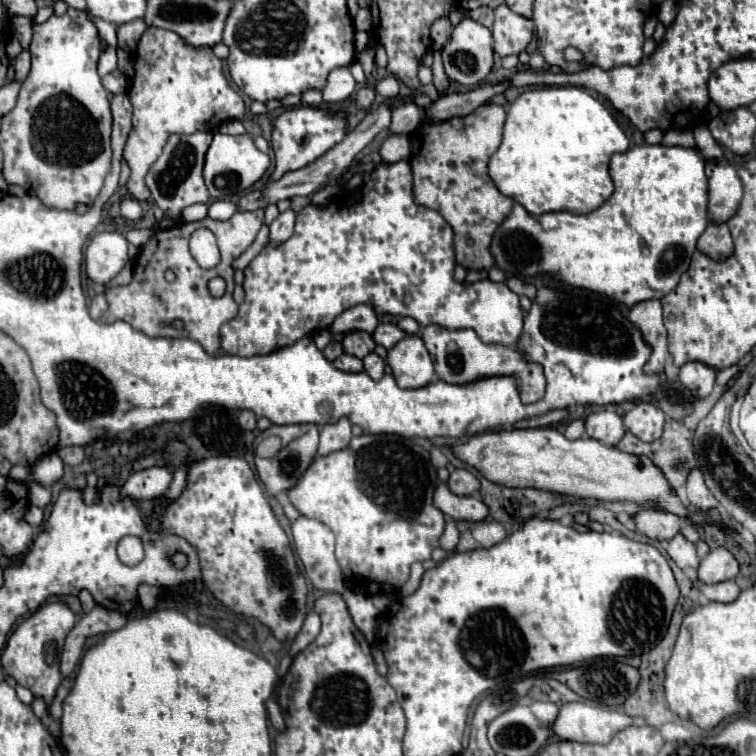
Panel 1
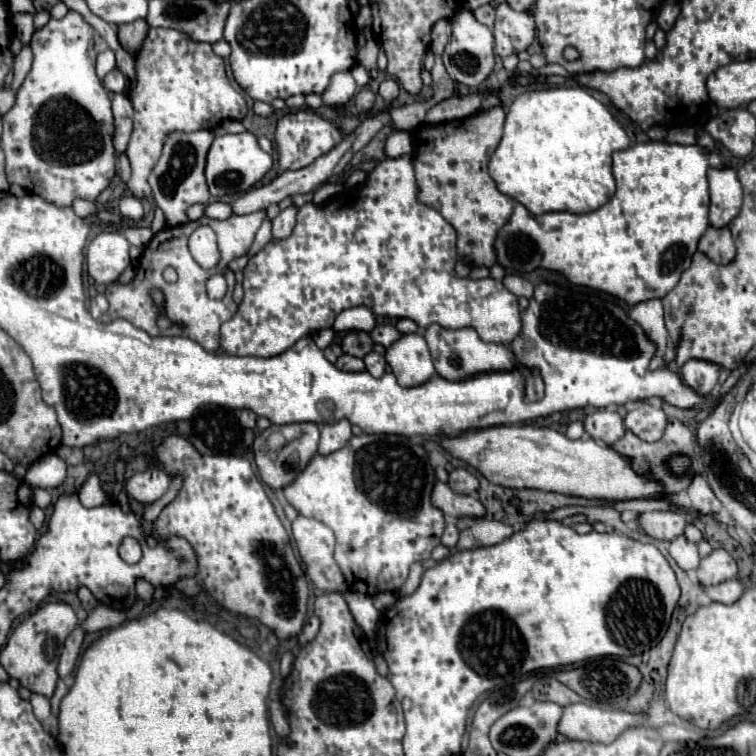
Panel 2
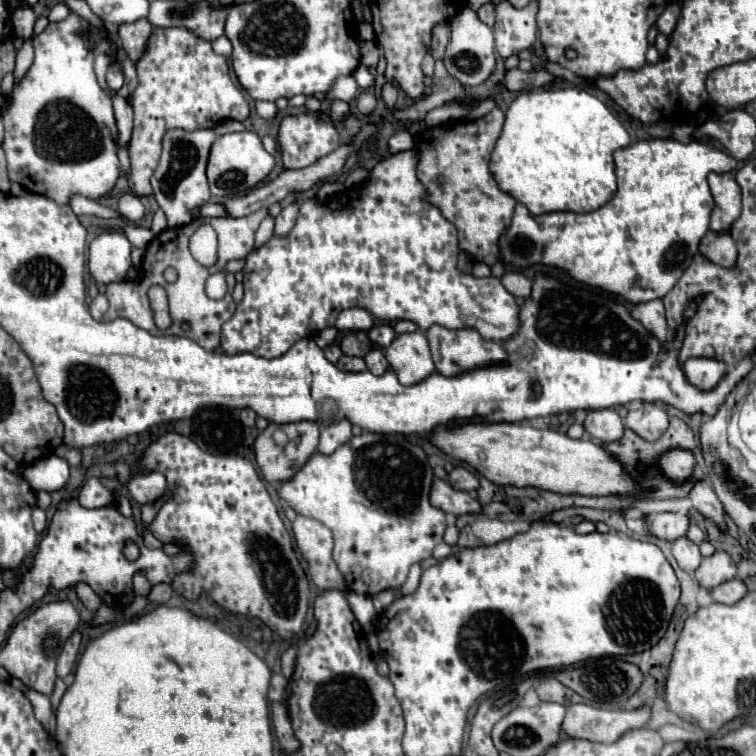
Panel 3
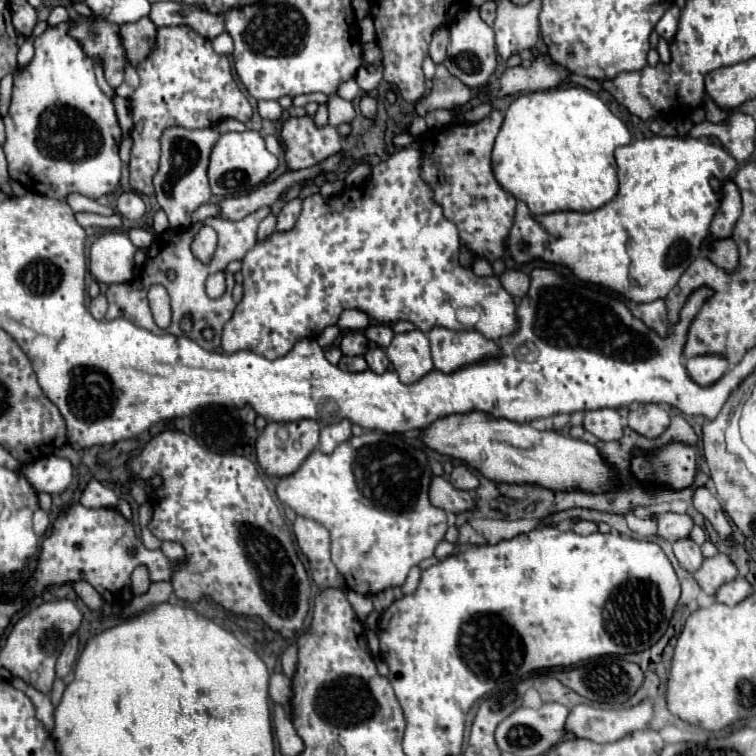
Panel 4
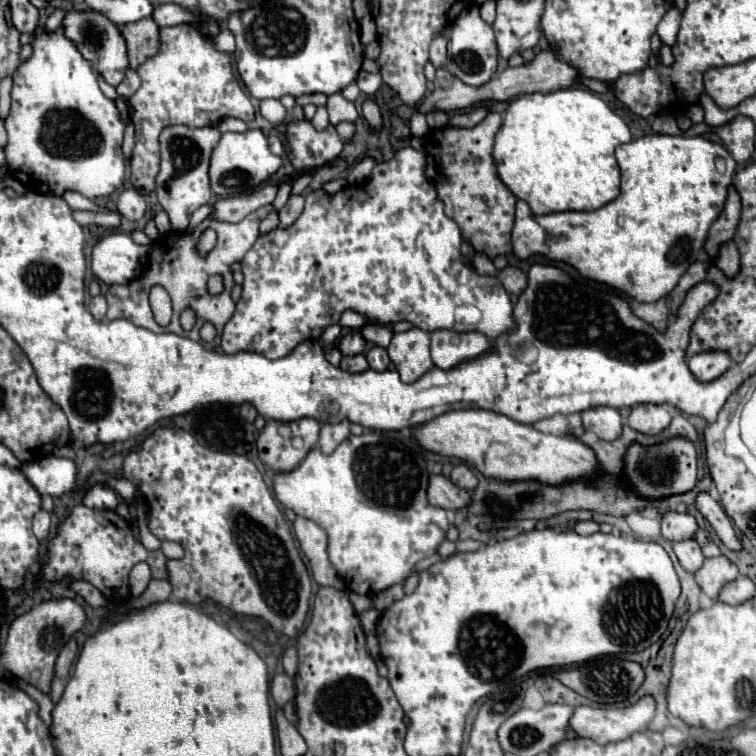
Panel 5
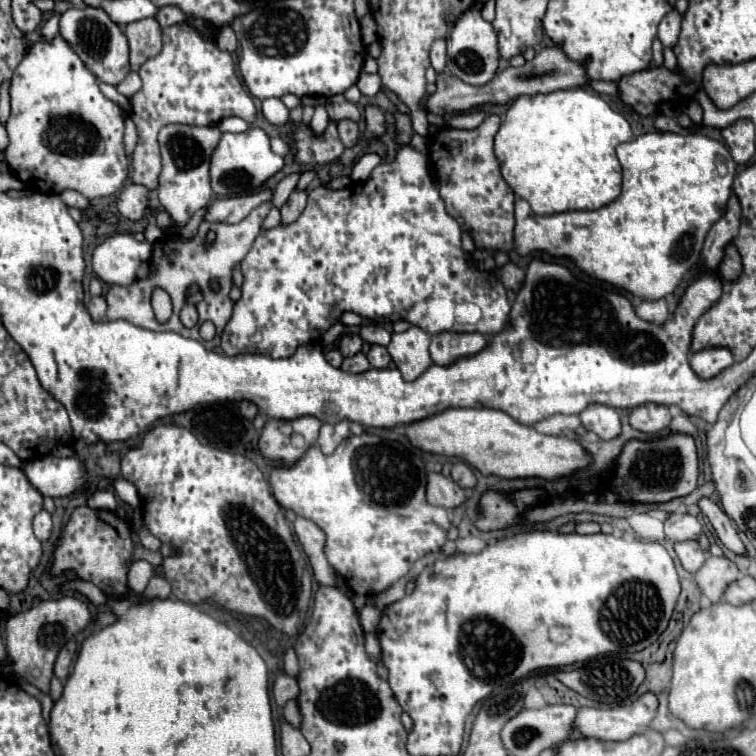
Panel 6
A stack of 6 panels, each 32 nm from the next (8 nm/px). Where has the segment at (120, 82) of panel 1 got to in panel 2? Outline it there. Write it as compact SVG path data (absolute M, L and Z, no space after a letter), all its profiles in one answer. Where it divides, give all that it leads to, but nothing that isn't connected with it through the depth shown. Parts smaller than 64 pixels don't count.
M118 68L110 70L108 76L104 78L104 88L110 90L110 92L116 92L118 94L118 92L124 90L124 86L126 86L126 78L124 78L124 74Z

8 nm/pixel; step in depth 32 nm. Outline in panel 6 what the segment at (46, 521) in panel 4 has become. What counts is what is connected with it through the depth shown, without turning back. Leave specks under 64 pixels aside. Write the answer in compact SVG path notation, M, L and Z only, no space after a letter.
M46 510L36 514L36 518L34 518L34 534L42 542L50 538L50 534L52 534L52 518L50 518L50 514Z

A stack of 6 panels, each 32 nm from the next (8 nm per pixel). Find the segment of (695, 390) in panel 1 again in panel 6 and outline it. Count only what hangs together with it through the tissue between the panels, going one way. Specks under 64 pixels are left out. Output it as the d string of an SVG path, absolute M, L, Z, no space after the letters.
M704 348L690 358L690 366L700 378L712 378L734 364L734 356L728 348Z

